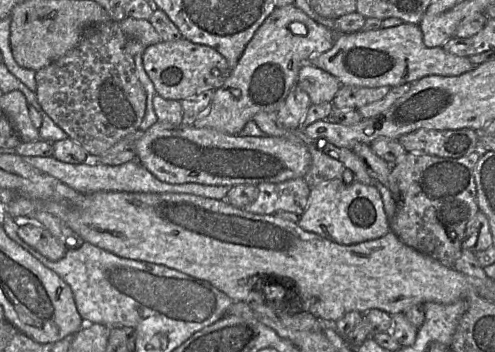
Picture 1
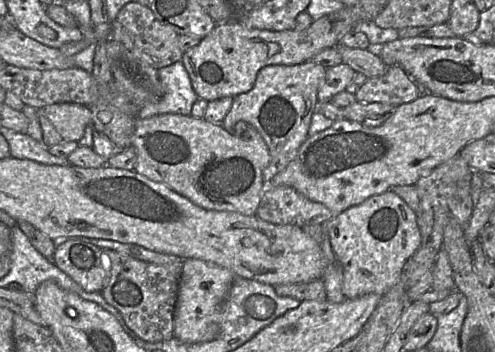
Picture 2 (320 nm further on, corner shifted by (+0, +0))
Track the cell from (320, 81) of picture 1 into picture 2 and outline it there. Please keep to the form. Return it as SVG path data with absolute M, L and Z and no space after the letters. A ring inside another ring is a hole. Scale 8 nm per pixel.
M392 65L379 77L368 78L356 91L360 102L380 102L400 106L418 99L425 88L418 85L400 66Z

